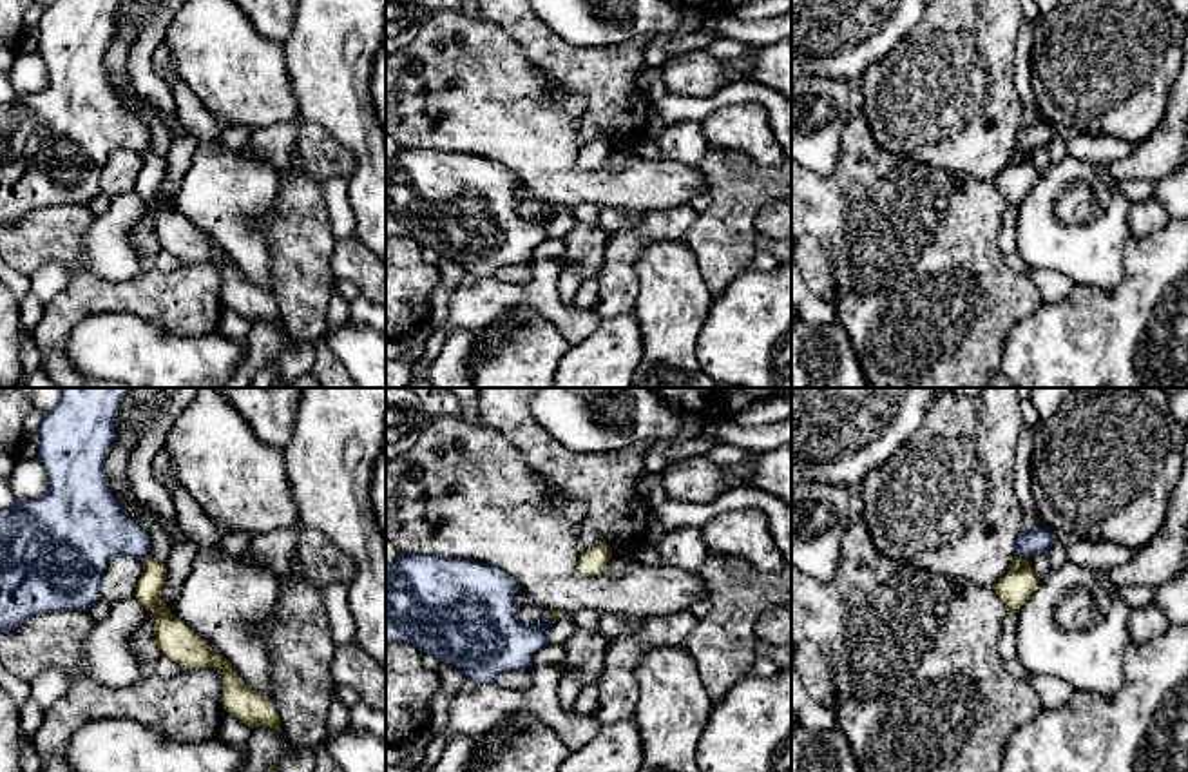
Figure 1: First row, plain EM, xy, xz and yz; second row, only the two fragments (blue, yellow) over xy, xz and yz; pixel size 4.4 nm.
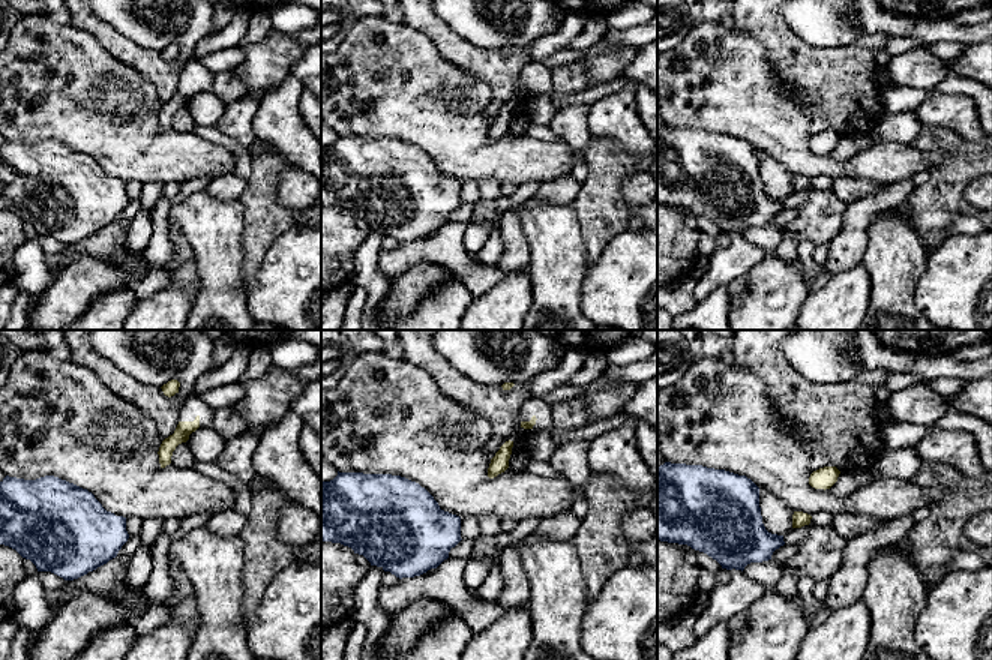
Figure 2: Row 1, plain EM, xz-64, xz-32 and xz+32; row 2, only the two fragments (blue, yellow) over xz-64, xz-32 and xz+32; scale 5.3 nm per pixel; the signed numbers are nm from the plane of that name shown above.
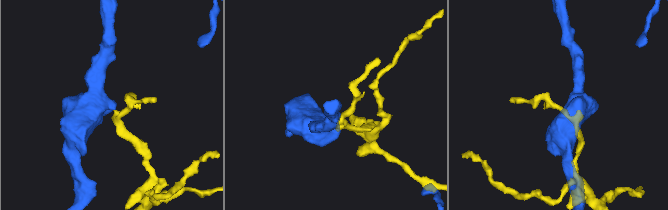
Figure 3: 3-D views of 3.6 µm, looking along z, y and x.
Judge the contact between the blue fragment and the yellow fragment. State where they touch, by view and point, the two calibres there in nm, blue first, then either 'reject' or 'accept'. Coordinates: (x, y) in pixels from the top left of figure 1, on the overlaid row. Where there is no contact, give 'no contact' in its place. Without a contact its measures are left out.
contact yz (1022, 557); calibres 110 and 150 nm; reject

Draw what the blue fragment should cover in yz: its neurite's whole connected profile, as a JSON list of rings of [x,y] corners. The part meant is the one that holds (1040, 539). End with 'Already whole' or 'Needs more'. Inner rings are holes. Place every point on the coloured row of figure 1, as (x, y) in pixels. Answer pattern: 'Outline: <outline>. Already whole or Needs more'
Outline: [[[1036,526],[1030,533],[1020,533],[1016,544],[1016,556],[1030,558],[1034,555],[1045,555],[1052,547],[1056,533],[1047,526]]]. Already whole

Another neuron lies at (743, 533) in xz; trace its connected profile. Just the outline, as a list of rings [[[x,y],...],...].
[[[730,509],[703,527],[710,553],[730,555],[761,573],[777,573],[786,564],[768,527],[768,516],[755,509]]]

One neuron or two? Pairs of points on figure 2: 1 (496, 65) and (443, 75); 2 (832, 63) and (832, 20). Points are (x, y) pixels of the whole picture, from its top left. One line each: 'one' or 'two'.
1: two
2: two

